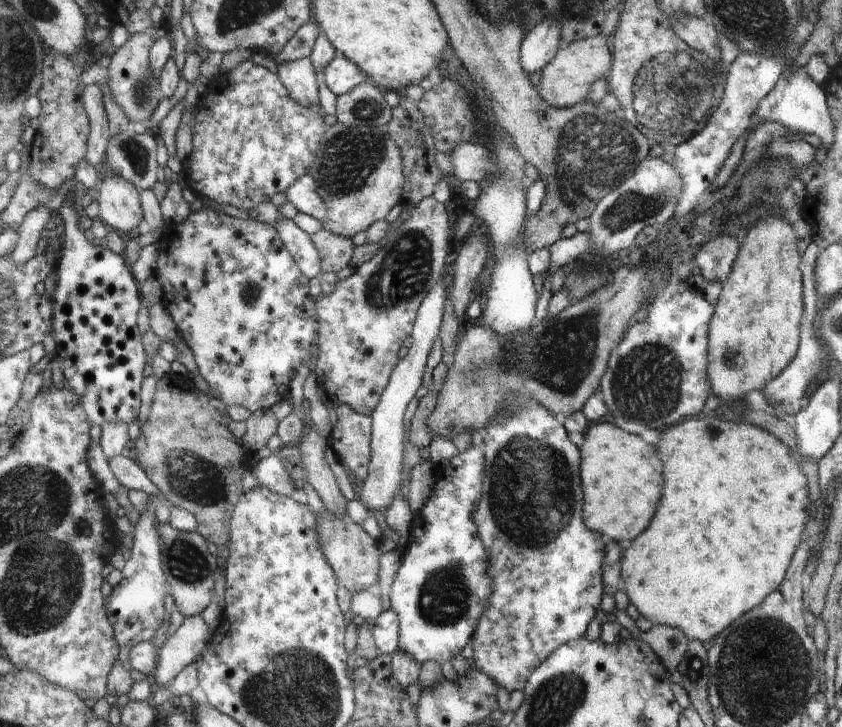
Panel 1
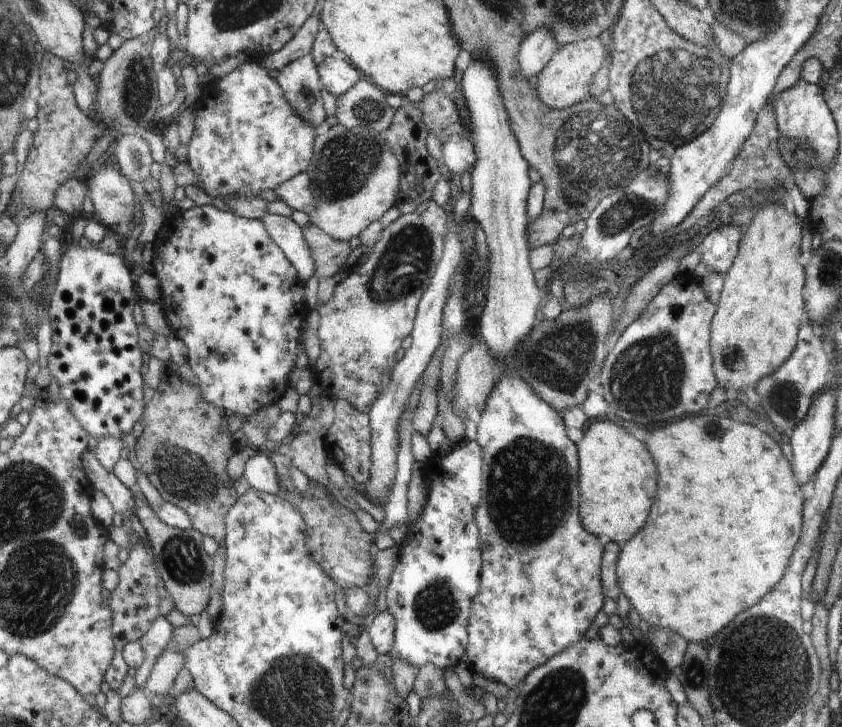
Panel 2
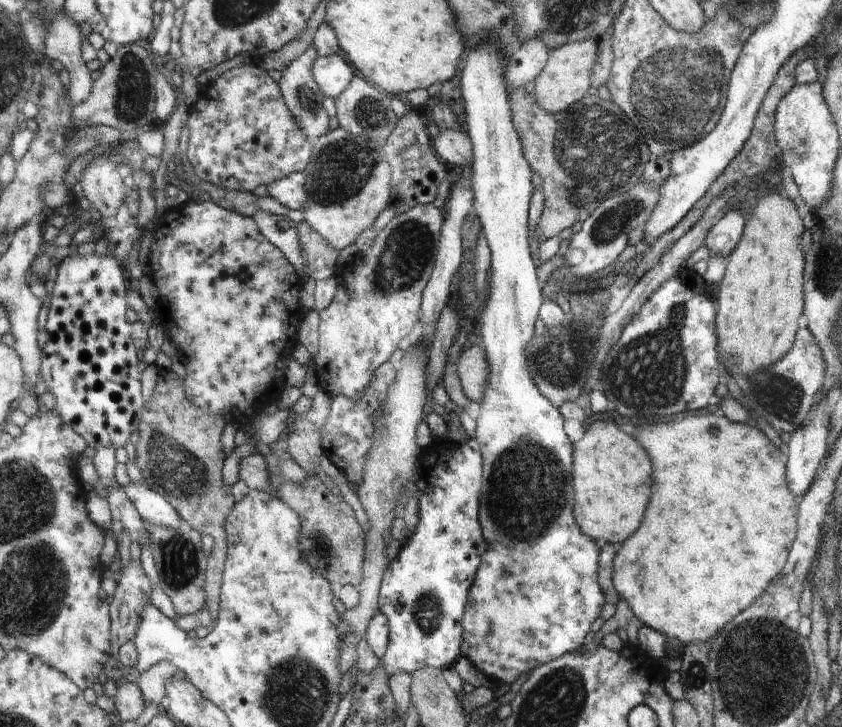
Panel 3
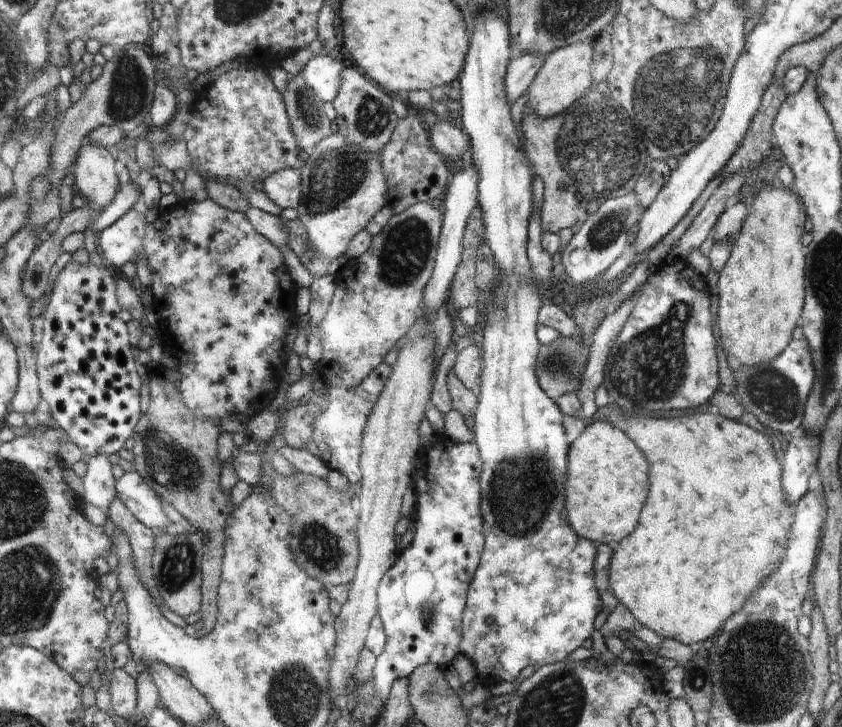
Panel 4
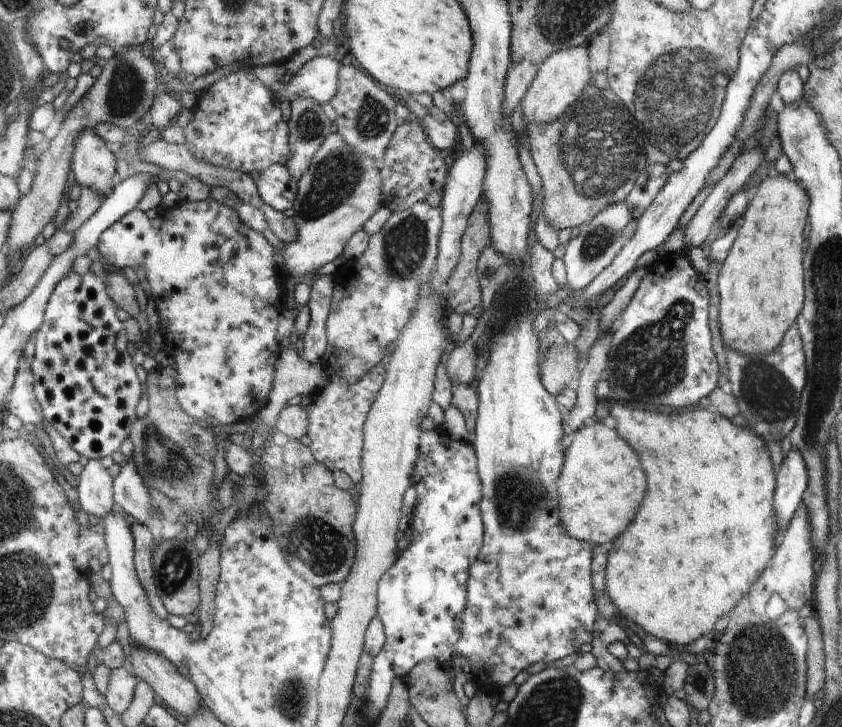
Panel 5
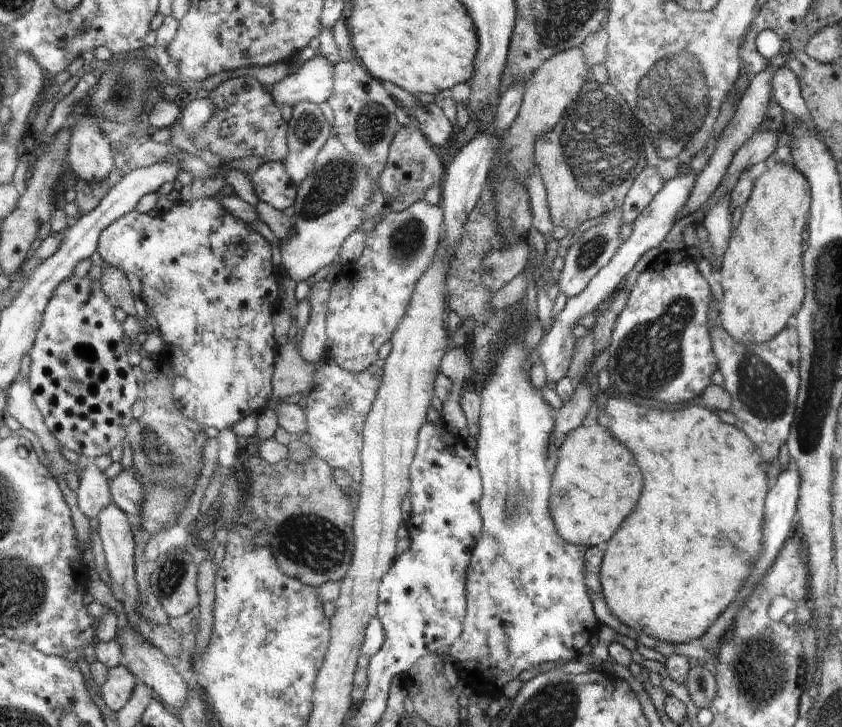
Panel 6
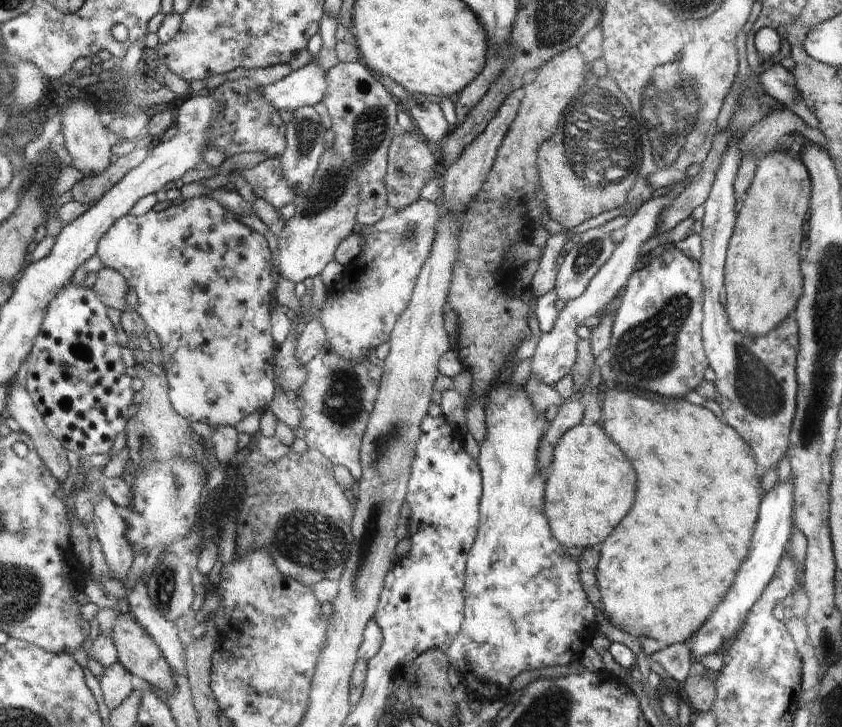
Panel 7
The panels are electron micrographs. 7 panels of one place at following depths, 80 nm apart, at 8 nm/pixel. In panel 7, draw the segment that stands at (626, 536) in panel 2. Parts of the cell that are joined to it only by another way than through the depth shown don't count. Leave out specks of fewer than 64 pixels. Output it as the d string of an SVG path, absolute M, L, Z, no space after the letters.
M578 424L570 428L556 444L553 453L552 474L547 476L546 489L546 516L548 522L552 522L551 532L567 548L592 549L593 546L605 542L612 533L610 528L618 526L620 520L628 514L628 510L634 504L636 496L636 472L626 458L626 454L620 450L610 436L600 425Z

